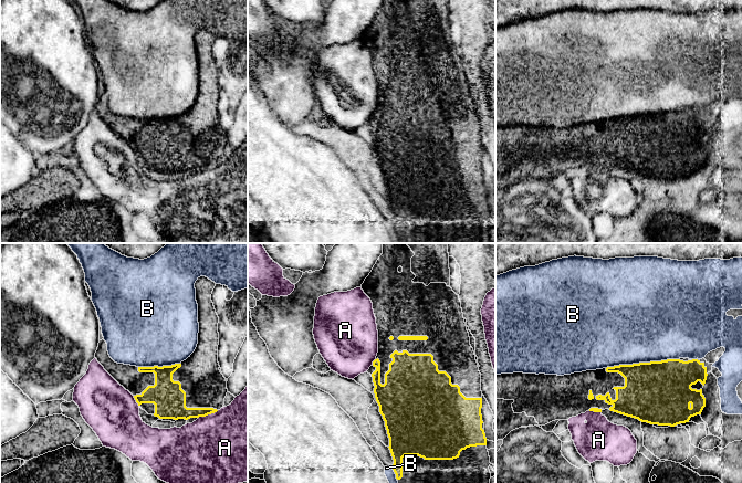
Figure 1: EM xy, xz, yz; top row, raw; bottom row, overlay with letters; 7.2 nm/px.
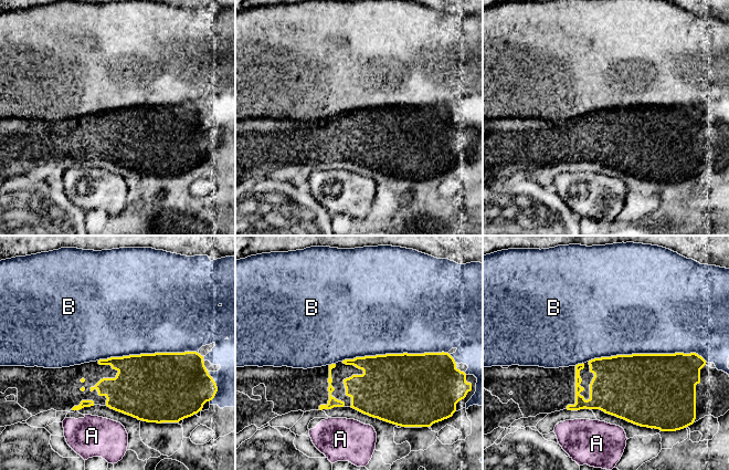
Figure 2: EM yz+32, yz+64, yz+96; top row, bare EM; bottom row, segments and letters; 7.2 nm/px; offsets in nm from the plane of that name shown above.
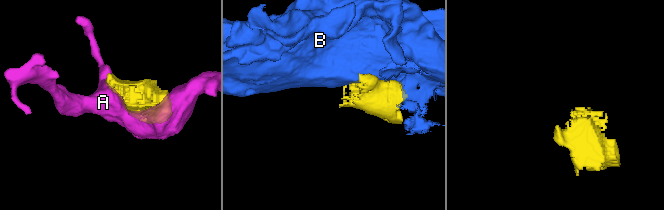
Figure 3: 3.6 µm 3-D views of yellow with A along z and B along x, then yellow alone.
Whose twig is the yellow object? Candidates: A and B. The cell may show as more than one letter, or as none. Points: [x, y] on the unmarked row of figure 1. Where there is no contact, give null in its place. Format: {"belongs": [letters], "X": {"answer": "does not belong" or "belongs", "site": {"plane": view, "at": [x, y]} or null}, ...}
{"belongs": [], "A": {"answer": "does not belong", "site": {"plane": "xy", "at": [208, 166]}}, "B": {"answer": "does not belong", "site": {"plane": "yz", "at": [641, 115]}}}

